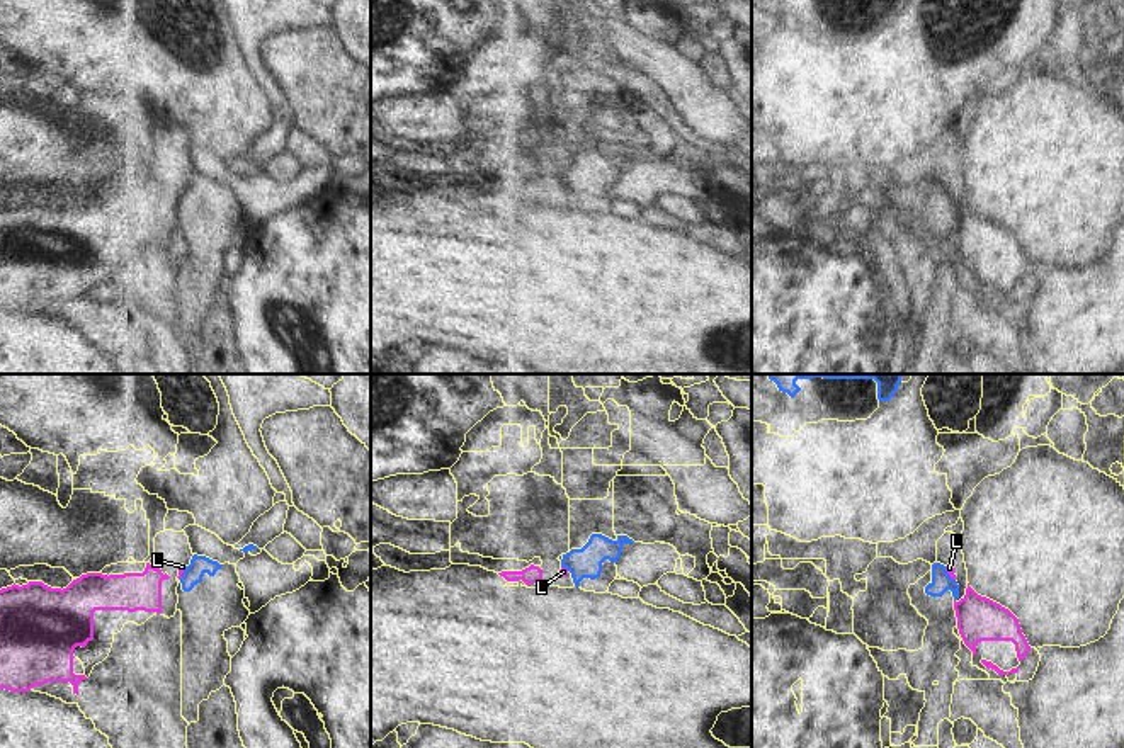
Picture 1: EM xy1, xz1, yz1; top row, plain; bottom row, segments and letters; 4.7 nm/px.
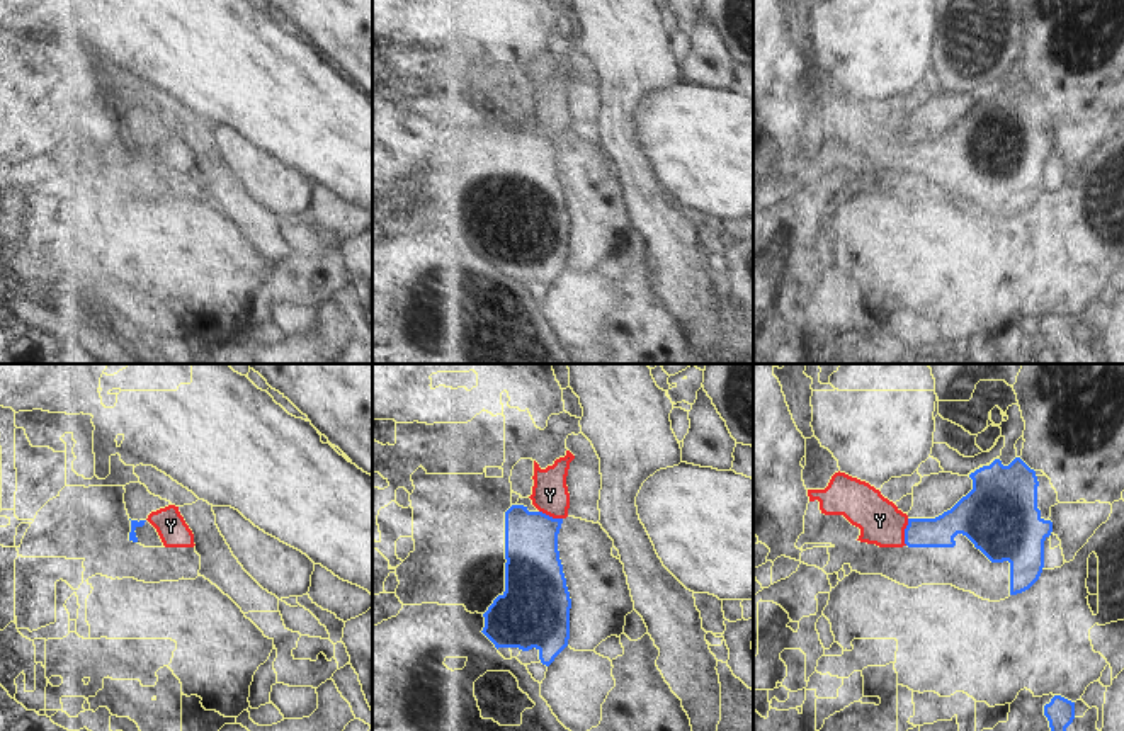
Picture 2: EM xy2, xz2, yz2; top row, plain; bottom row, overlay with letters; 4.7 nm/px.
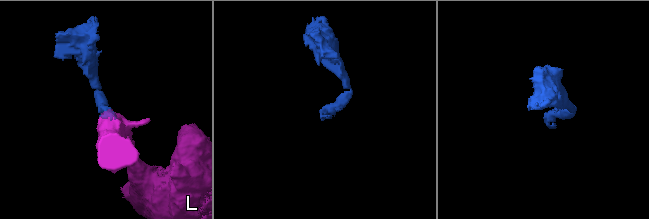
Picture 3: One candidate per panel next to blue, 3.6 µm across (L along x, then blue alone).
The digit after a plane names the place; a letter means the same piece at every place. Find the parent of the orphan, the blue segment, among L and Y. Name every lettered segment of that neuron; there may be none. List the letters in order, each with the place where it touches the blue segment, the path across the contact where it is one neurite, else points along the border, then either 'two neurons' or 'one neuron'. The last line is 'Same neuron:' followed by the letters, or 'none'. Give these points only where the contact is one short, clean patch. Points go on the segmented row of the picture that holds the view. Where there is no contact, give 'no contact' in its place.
L: yz1 (948, 573) | along yz1 (944, 566), (954, 580) | two neurons
Y: yz2 (905, 532) | one neuron
Same neuron: Y

